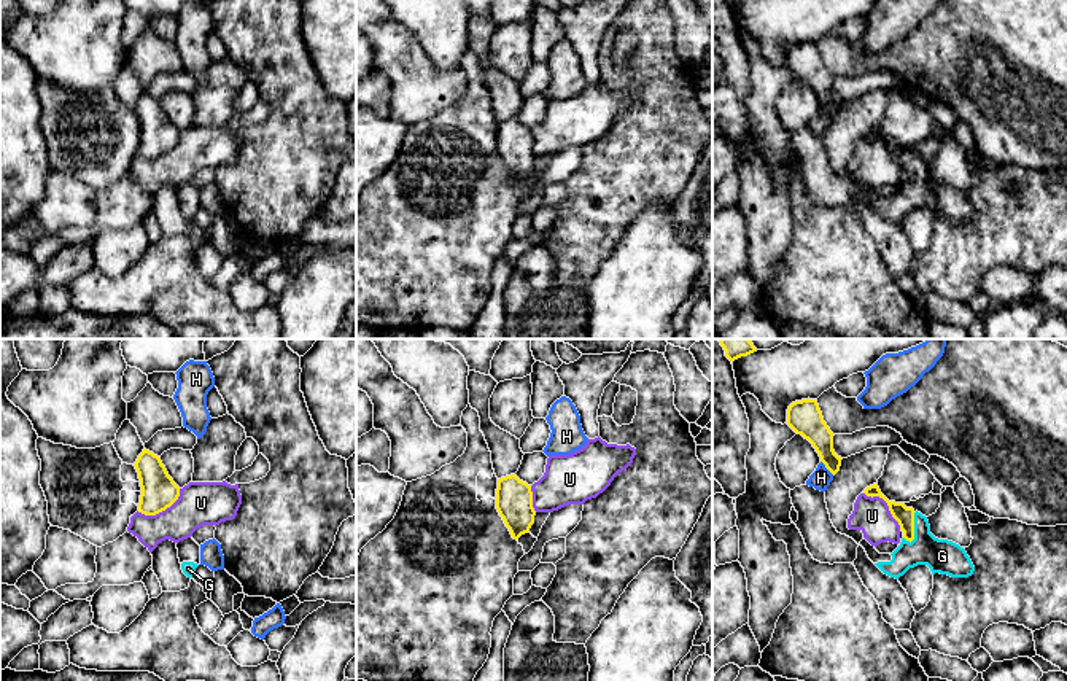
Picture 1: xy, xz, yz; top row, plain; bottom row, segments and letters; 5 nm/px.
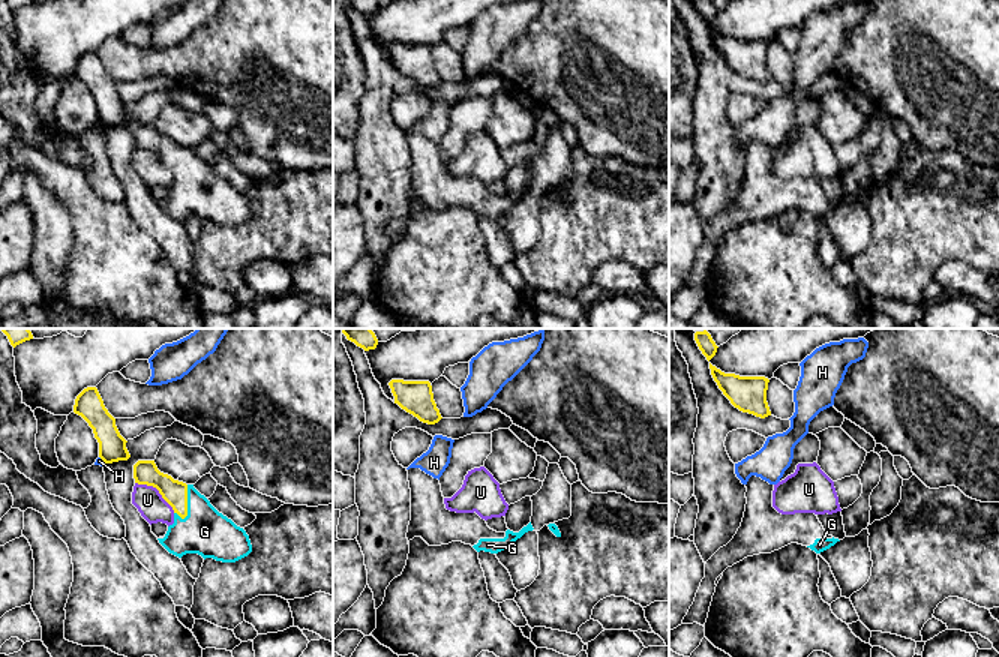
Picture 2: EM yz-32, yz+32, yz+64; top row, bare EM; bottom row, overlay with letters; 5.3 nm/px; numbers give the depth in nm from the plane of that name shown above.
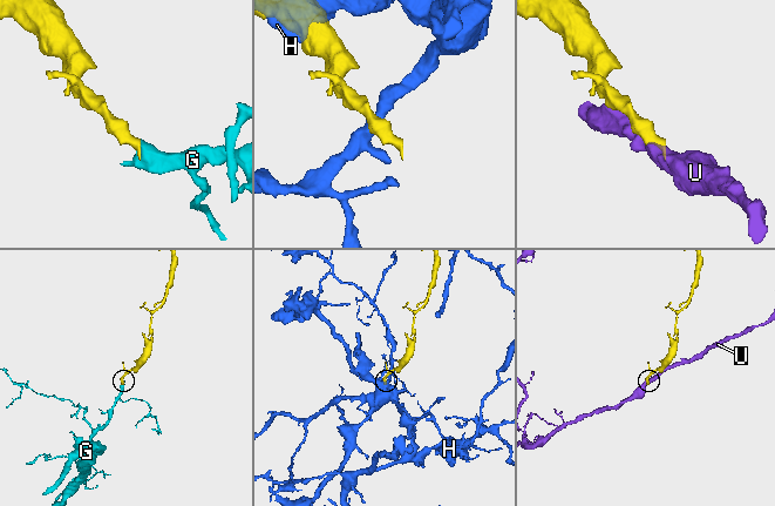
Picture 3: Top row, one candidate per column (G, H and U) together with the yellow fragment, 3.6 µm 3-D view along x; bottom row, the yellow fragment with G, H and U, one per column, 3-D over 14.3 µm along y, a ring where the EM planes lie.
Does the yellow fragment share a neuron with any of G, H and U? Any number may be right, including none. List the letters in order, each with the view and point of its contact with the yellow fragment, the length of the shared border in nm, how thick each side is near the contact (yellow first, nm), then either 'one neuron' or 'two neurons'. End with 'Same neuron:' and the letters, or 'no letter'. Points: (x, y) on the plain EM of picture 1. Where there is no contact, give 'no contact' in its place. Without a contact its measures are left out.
G: contact yz (913, 172); length 160 nm; calibres 100 and 170 nm; one neuron
H: contact yz (827, 112); length 100 nm; calibres 150 and 100 nm; two neurons
U: contact xy (161, 155); length 260 nm; calibres 180 and 220 nm; two neurons
Same neuron: G

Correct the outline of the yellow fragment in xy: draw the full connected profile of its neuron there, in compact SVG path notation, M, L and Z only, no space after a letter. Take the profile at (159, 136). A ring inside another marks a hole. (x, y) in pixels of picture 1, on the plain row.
M143 92L134 110L138 116L142 130L138 156L156 159L178 143L180 130L169 119L157 99Z

